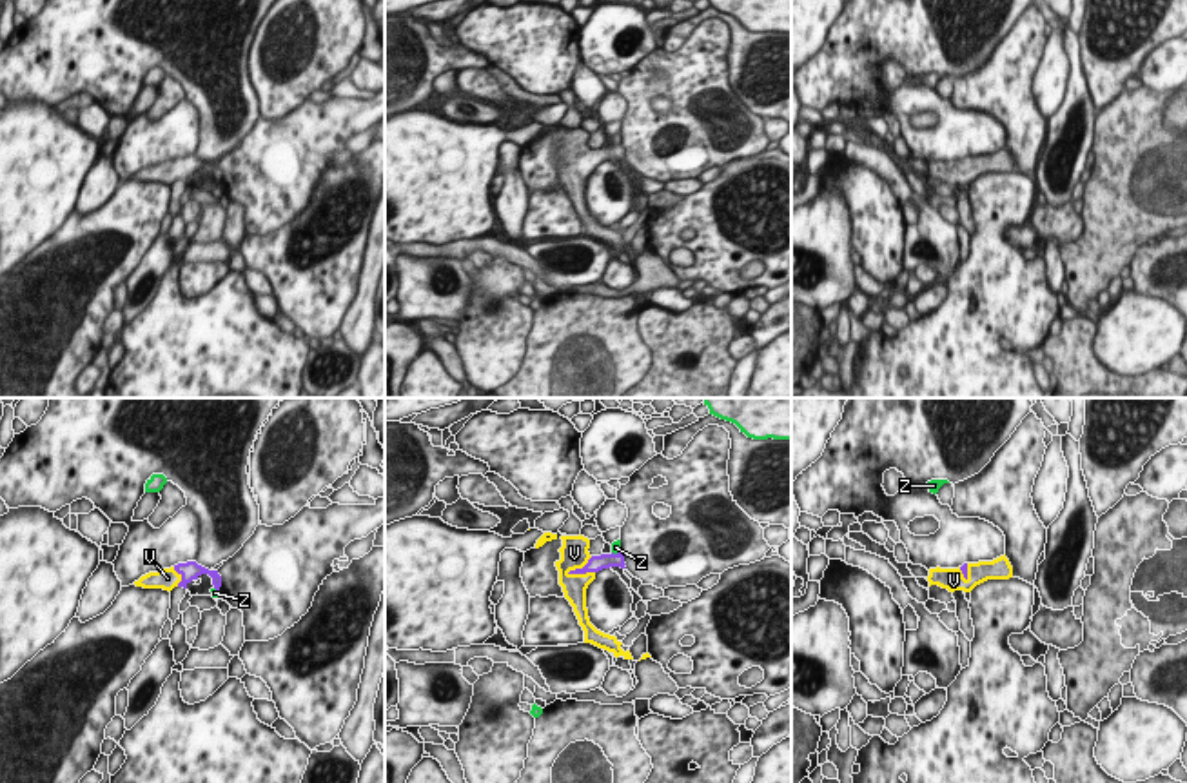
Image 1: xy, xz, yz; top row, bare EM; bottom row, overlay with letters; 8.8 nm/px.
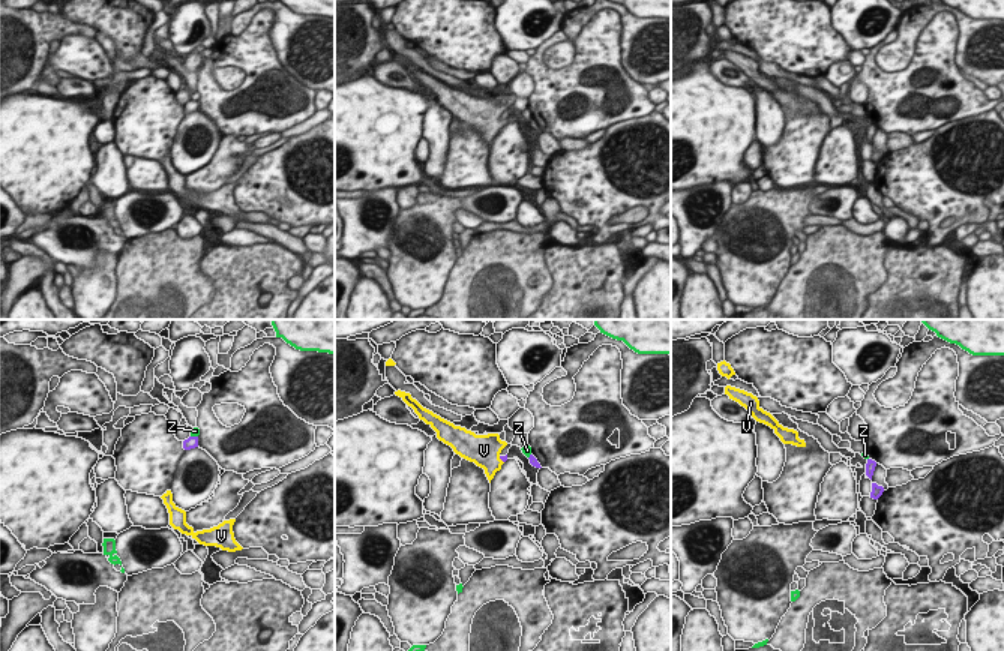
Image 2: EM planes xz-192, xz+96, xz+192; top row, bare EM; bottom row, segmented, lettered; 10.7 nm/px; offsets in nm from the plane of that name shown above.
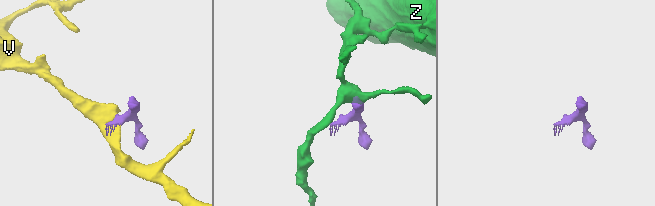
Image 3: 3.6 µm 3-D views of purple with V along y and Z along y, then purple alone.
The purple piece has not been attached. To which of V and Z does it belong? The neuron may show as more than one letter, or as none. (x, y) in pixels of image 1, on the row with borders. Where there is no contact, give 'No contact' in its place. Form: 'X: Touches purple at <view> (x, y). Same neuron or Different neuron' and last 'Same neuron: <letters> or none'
V: Touches purple at xz (579, 569). Same neuron
Z: Touches purple at xz (618, 553). Different neuron
Same neuron: V.

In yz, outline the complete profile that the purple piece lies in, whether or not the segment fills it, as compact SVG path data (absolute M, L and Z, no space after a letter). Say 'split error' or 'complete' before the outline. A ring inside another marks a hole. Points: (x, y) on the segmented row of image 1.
split error | M1004 556L993 561L964 563L958 569L929 569L929 587L938 585L949 592L964 590L971 592L976 585L987 580L1009 580L1013 578L1013 567Z

